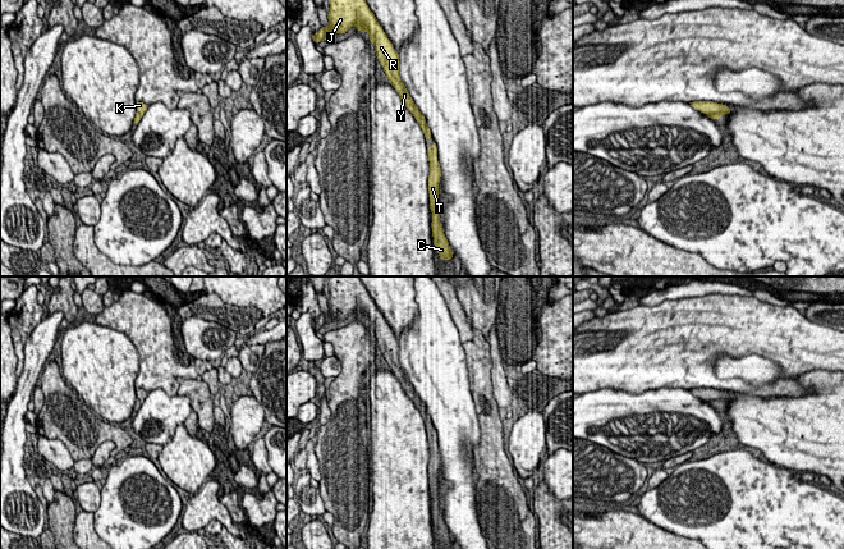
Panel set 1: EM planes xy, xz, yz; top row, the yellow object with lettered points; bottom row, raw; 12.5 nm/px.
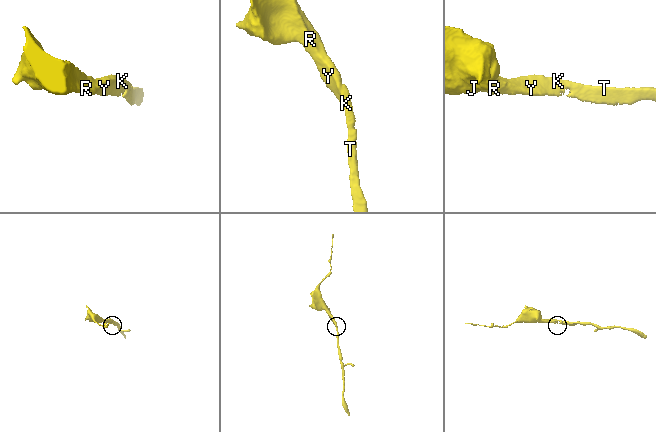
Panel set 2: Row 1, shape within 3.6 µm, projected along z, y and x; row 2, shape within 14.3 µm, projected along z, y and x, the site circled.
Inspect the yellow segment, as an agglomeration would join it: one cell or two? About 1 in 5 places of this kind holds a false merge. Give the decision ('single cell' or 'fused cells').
single cell

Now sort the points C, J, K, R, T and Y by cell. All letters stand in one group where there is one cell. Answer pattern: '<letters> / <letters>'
C J K R T Y

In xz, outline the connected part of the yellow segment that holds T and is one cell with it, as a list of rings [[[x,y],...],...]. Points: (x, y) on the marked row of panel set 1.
[[[434,145],[427,146],[427,155],[430,161],[430,175],[428,175],[428,193],[430,193],[430,209],[432,212],[432,237],[434,246],[439,253],[439,257],[442,261],[453,260],[453,252],[450,250],[449,242],[444,234],[444,227],[440,223],[440,212],[439,212],[439,183],[441,177],[440,163],[437,161],[437,146]]]

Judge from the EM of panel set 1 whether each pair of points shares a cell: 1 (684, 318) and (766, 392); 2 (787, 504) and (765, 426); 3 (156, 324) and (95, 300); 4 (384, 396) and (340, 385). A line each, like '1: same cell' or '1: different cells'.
1: same cell
2: different cells
3: different cells
4: different cells

